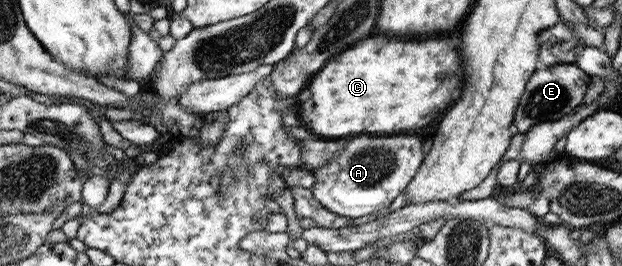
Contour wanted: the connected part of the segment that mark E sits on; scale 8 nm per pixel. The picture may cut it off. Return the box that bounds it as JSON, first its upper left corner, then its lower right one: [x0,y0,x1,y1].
[512,64,592,133]

